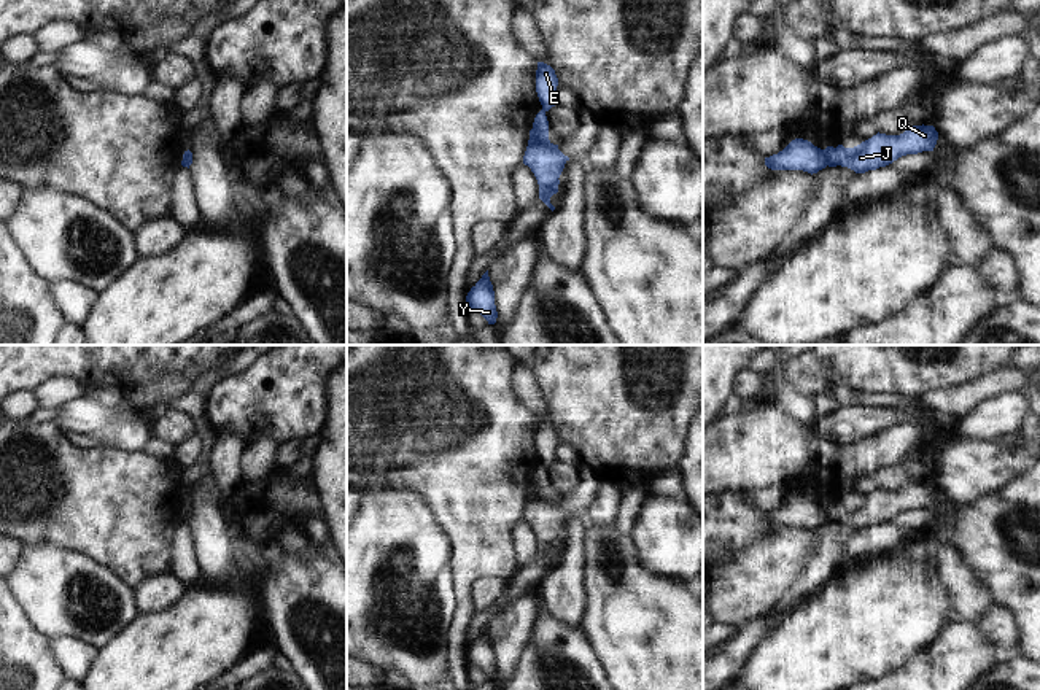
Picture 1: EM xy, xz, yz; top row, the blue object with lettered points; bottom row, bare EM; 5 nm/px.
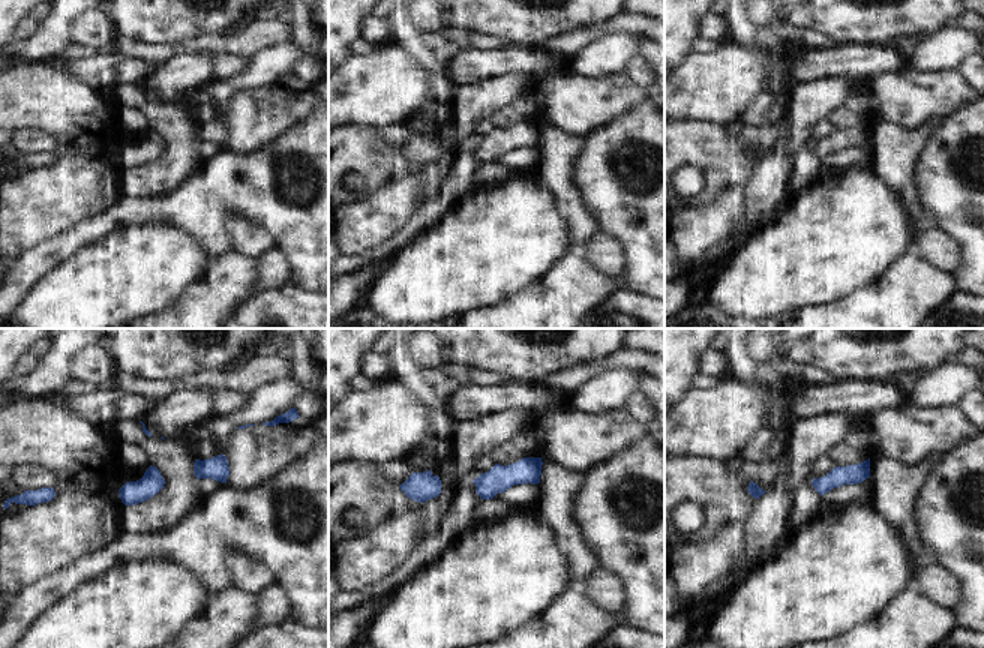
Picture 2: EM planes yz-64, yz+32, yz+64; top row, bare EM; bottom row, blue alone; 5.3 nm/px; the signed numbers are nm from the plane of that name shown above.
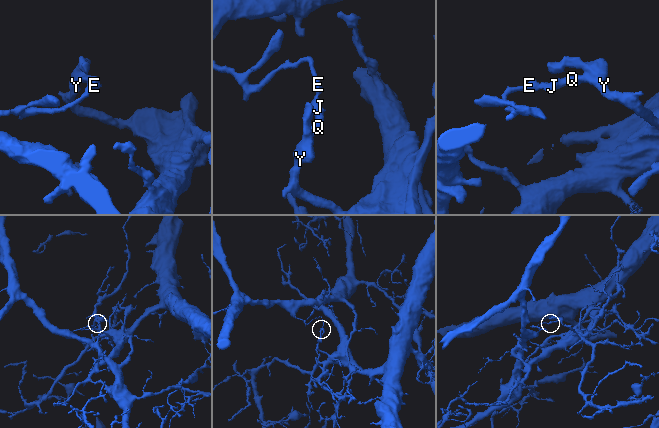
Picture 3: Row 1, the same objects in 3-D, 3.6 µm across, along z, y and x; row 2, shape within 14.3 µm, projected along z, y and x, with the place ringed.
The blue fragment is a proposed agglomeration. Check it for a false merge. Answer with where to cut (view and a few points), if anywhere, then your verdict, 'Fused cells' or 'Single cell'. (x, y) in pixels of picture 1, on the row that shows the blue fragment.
Split along yz (822, 150), (827, 164). Fused cells.

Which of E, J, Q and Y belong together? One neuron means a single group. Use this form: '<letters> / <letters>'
E / J Q Y

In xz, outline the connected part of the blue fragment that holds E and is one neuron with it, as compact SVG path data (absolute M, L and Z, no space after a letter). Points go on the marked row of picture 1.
M537 62L536 92L544 111L549 111L552 107L555 107L557 86L558 78L555 75L555 70L544 62Z

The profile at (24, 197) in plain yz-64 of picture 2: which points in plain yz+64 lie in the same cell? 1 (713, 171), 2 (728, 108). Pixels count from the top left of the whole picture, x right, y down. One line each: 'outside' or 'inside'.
1: outside
2: inside

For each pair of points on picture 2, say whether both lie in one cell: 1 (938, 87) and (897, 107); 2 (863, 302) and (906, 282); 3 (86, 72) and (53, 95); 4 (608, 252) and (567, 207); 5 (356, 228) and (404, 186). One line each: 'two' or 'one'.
1: one
2: one
3: two
4: two
5: one

